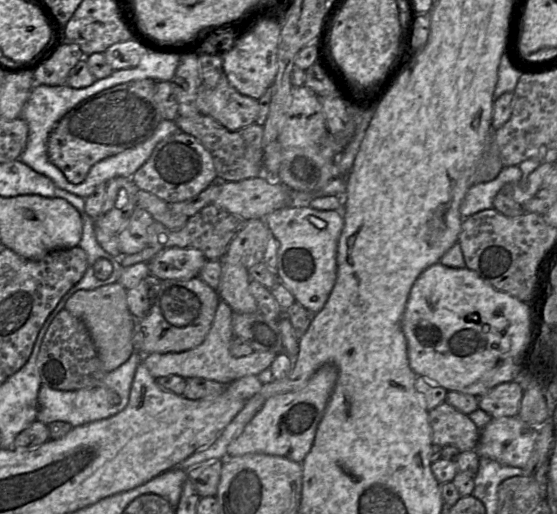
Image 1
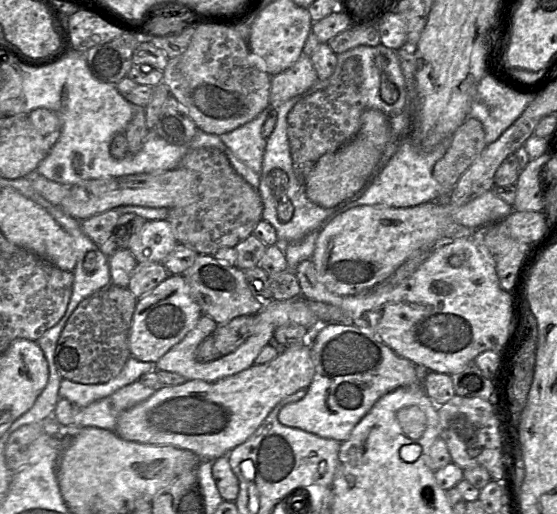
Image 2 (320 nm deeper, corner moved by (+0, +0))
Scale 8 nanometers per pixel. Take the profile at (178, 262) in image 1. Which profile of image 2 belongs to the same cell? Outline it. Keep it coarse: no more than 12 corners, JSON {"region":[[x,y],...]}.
{"region":[[167,220],[128,242],[138,263],[162,263],[178,244]]}

